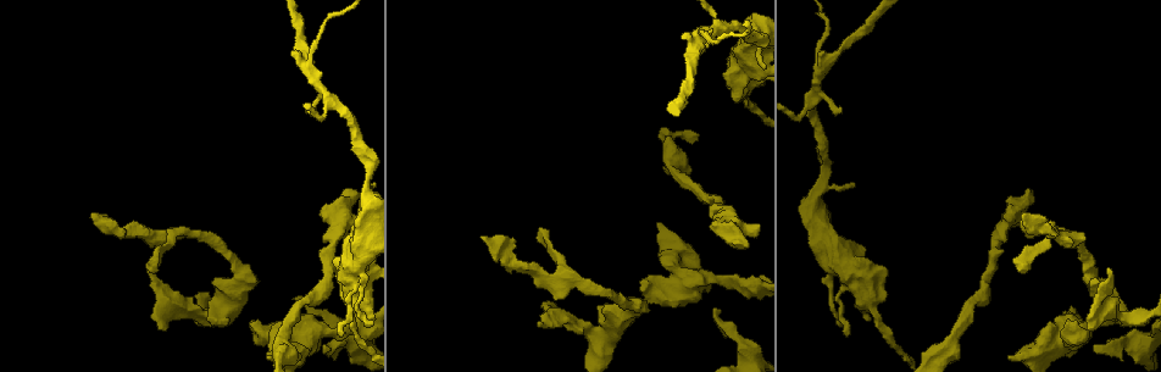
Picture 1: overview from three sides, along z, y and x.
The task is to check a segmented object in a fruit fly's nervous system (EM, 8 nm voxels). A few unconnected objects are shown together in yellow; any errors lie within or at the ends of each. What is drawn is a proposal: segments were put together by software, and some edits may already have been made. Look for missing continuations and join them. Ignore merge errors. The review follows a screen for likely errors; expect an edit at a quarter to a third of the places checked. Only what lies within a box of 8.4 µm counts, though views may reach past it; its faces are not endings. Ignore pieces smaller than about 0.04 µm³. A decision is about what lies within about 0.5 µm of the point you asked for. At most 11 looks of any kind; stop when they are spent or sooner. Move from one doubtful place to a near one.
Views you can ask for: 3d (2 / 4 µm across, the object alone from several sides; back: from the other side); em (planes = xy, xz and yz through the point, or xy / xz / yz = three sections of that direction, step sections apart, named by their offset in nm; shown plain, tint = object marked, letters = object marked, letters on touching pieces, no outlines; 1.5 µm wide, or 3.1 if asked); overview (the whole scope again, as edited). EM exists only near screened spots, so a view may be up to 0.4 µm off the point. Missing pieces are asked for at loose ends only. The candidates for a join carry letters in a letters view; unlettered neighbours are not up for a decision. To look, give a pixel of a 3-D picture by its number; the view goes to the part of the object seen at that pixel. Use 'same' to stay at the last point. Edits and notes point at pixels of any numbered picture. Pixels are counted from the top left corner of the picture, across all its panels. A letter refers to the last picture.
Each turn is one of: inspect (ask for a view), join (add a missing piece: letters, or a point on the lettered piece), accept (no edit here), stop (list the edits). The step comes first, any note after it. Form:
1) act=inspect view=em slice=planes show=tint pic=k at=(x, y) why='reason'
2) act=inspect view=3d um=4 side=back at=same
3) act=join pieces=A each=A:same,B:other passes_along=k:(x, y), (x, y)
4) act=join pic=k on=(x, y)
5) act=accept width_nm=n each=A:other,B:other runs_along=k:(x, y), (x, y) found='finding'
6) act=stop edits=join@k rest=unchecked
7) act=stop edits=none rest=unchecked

act=inspect view=3d um=4 pic=1 at=(670, 303) why='stops while still wide'

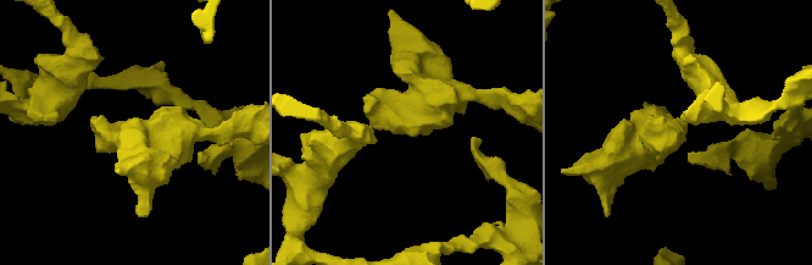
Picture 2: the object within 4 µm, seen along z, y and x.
act=inspect view=em slice=yz step=8 show=tint pic=2 at=(406, 133) why='shape alone is not enough'

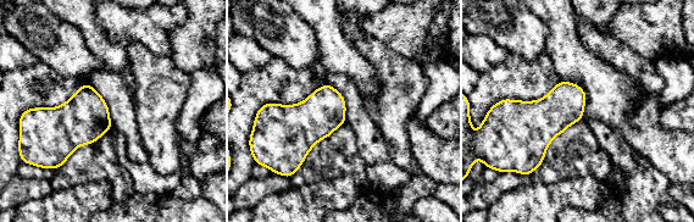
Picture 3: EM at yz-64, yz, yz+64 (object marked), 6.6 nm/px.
act=inspect view=em slice=planes show=letters at=same why='cut it another way'

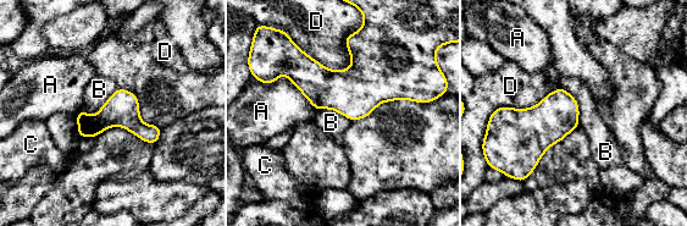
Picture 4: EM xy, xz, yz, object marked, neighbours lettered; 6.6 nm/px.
act=accept width_nm=220 longest_contact=D:420nm each=A:other,B:other,C:other,D:other found='no lettered piece goes on from it'

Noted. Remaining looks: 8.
act=inspect view=em slice=yz step=8 show=letters pic=1 at=(91, 215) why='an open end'

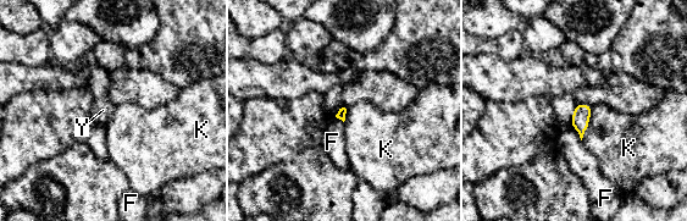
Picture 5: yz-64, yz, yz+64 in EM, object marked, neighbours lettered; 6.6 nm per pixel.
act=accept each=F:other,K:other,Y:other border=5:(592, 106), (589, 122), (581, 139) found='no lettered piece goes on from it'

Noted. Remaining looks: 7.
act=inspect view=3d um=2 pic=1 at=(659, 222) why='stops while still wide'

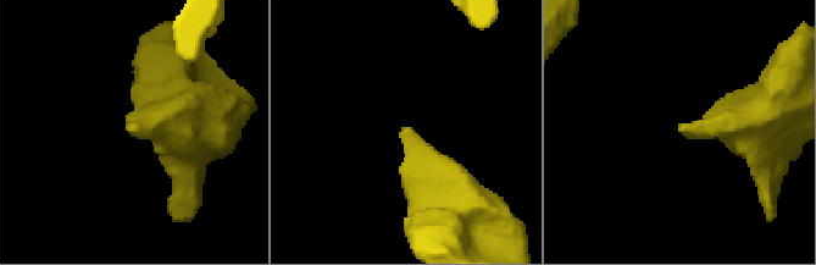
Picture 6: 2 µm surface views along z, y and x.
act=inspect view=em slice=planes show=plain pic=6 at=(404, 130) why='shape alone is not enough'

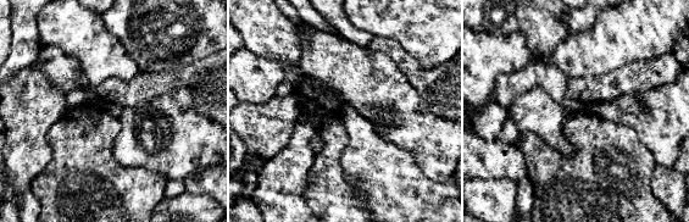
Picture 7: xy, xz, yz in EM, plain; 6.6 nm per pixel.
act=inspect view=em slice=planes show=letters at=same why='see the neighbours'

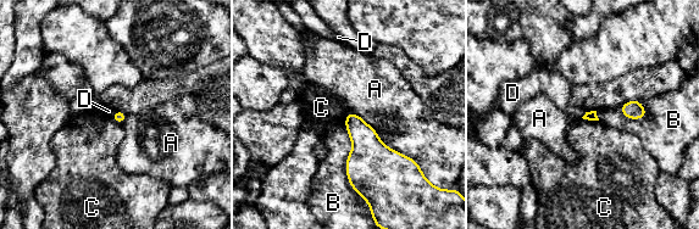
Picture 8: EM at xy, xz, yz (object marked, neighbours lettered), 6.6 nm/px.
act=accept each=A:other,B:other,C:other,D:other border=8:(586, 111), (581, 117) found='none of them fits'

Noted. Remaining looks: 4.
act=inspect view=3d um=4 pic=1 at=(354, 191) why='free end'

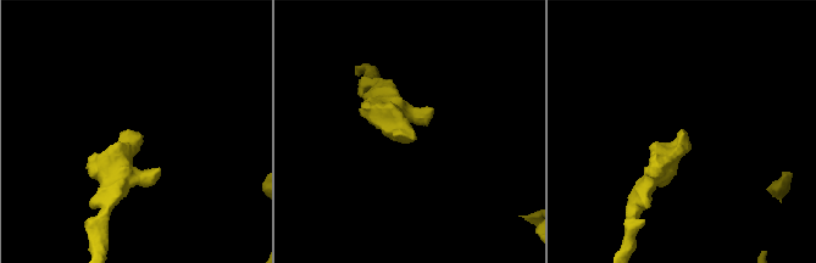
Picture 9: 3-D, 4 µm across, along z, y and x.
act=inspect view=em slice=planes show=letters pic=9 at=(413, 137)

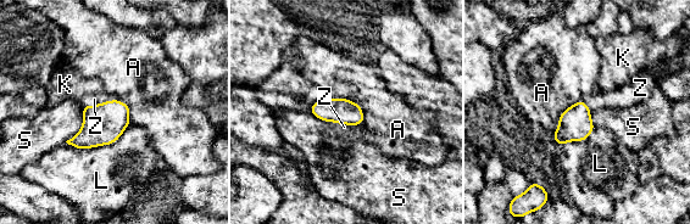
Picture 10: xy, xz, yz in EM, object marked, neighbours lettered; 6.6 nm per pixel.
act=join pieces=Z width_nm=170 each=A:other,K:other,L:other,S:other,Z:same passes_along=10:(103, 124), (99, 104), (94, 99) found='it goes on there'

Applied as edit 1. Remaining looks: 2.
act=stop edits=join@10 rest=unchecked

